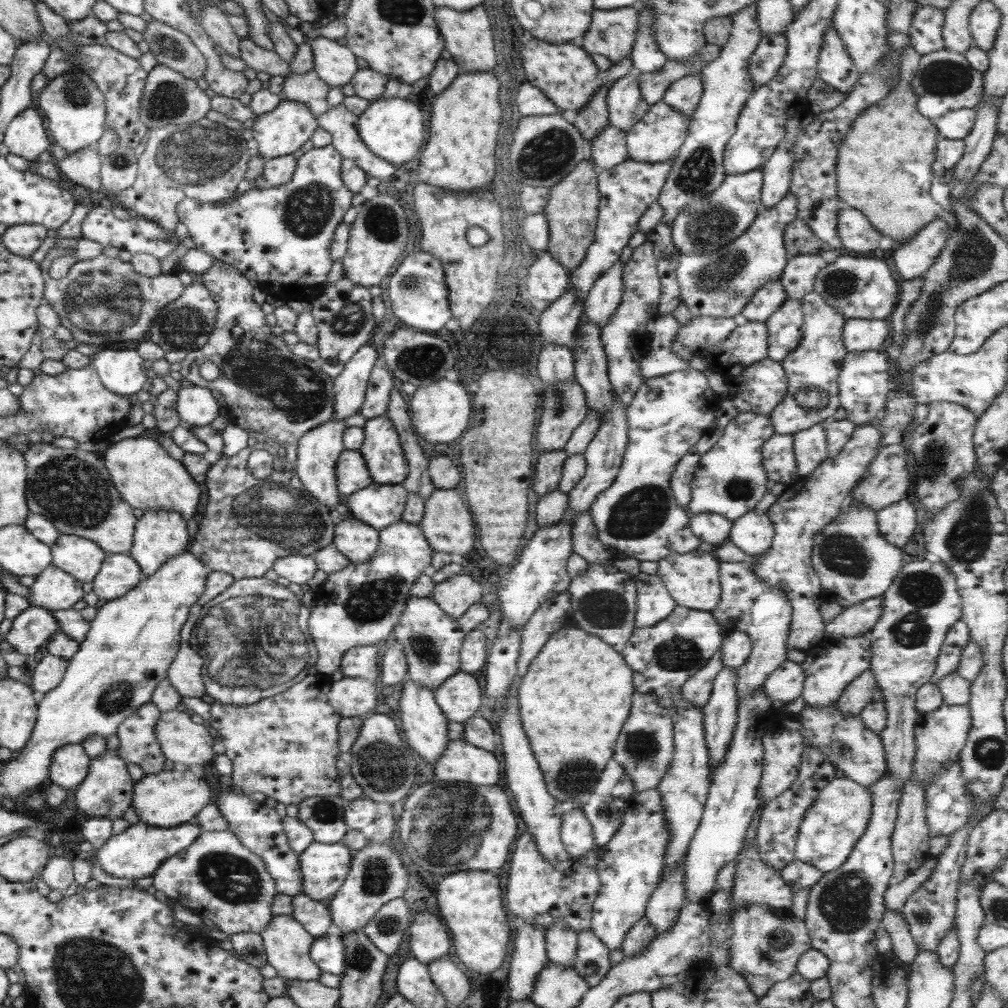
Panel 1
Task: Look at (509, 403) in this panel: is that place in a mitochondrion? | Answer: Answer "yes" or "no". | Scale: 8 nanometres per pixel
no

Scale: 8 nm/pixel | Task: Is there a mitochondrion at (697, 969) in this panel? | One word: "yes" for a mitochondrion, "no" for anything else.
no

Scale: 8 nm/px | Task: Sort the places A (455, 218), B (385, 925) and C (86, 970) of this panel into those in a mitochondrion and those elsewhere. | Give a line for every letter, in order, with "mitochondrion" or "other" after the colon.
A: other
B: mitochondrion
C: mitochondrion

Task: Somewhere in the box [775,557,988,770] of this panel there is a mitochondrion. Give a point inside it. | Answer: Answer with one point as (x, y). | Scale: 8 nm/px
(922, 589)

